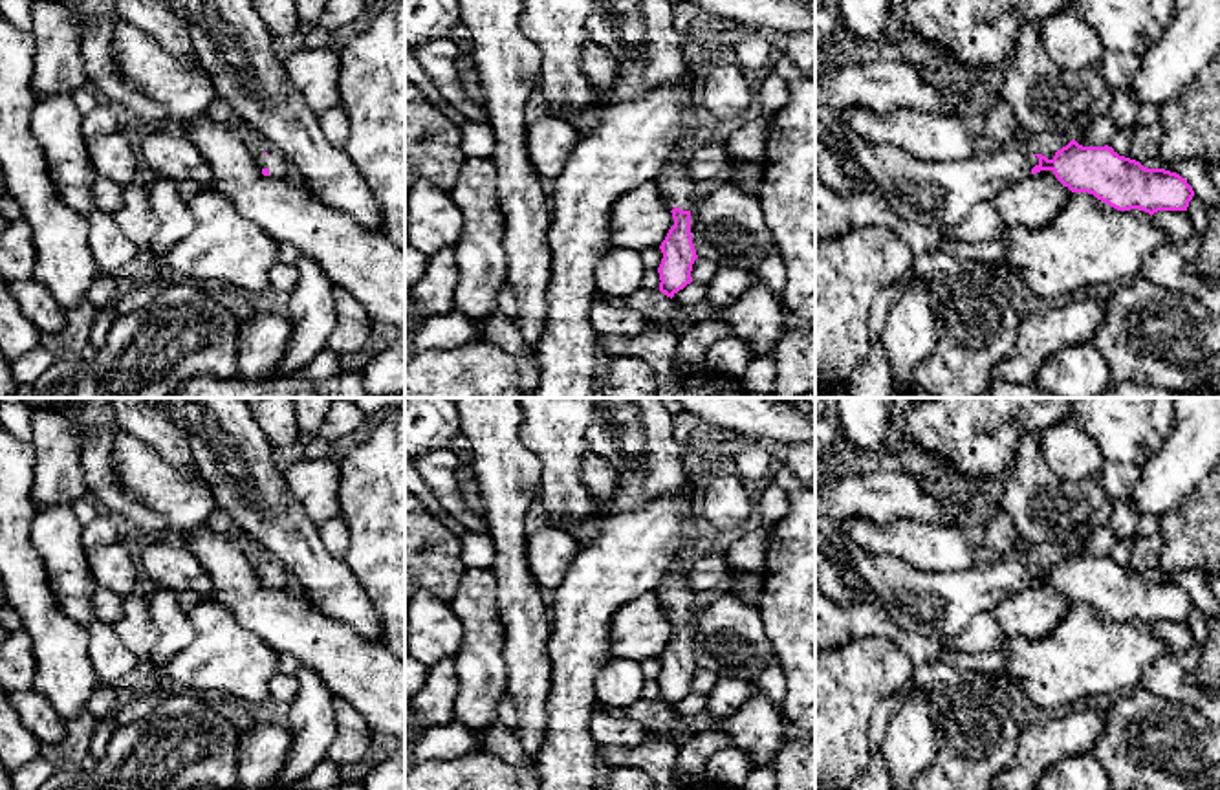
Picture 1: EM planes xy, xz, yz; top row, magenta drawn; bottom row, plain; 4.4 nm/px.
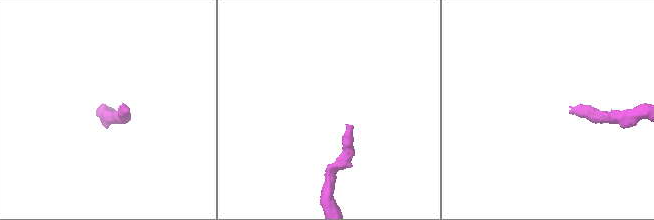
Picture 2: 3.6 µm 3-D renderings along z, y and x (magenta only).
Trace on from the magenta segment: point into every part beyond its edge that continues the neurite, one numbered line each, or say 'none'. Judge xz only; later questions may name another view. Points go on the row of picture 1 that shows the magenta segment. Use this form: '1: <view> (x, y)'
1: xz (642, 33)

